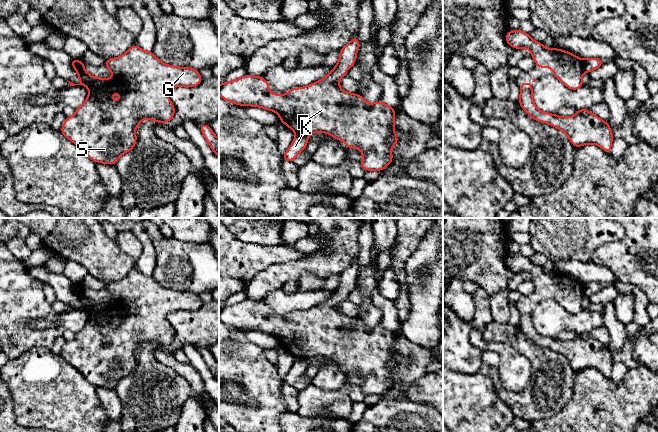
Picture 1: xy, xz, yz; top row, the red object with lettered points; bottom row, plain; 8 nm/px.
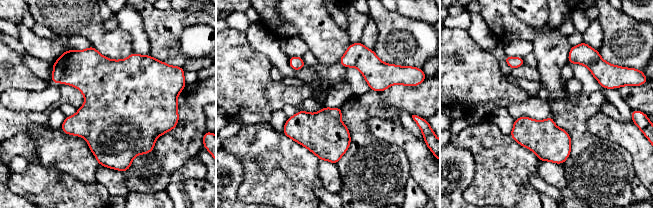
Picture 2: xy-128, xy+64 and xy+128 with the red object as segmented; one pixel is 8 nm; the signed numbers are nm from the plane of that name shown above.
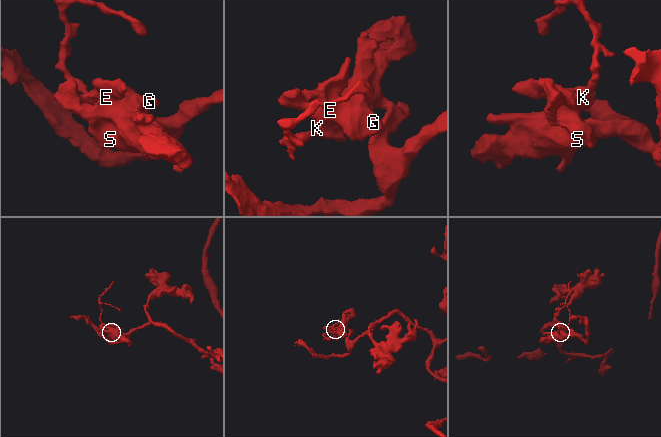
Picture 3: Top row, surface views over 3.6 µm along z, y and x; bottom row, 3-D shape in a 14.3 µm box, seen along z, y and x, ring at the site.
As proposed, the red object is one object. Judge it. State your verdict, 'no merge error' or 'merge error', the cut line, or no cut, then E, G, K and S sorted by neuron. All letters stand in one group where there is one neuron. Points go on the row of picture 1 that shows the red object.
merge error; cut xy (81, 61), (81, 64), (74, 69); groups E G S / K

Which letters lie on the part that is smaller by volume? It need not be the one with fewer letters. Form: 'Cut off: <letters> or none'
Cut off: K

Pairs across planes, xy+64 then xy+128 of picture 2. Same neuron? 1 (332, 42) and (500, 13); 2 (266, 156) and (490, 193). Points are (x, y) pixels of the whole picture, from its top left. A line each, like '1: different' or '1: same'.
1: different
2: same

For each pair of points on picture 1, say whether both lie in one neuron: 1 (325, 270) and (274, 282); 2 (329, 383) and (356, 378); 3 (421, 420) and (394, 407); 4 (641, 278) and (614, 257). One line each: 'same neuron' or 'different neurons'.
1: same neuron
2: different neurons
3: same neuron
4: same neuron

